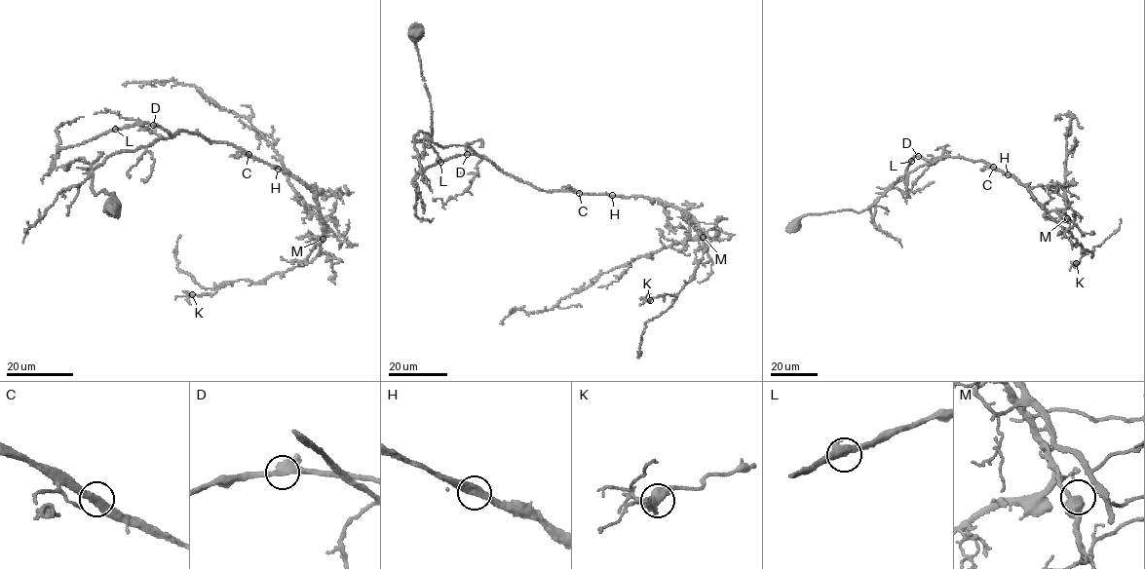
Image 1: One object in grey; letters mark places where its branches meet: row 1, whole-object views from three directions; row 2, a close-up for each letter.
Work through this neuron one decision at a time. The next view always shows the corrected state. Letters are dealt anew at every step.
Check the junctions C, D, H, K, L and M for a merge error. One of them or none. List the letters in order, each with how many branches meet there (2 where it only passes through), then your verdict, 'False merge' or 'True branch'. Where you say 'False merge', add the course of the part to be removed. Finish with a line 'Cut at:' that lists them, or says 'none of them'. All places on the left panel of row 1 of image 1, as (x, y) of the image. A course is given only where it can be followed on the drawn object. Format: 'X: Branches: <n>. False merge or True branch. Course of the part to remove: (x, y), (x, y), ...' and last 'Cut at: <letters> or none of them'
C: Branches: 2. True branch
D: Branches: 2. True branch
H: Branches: 2. True branch
K: Branches: 2. True branch
L: Branches: 2. True branch
M: Branches: 2. True branch
Cut at: none of them

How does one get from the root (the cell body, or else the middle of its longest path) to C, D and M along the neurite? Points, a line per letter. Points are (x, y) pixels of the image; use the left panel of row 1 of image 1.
C: (112, 207), (113, 194), (92, 191), (92, 174), (115, 153), (183, 131), (230, 143), (248, 154)
D: (112, 207), (113, 194), (92, 191), (93, 171), (112, 155), (134, 151), (170, 135), (153, 125)
M: (112, 207), (113, 194), (92, 191), (95, 169), (188, 132), (308, 185), (323, 239)

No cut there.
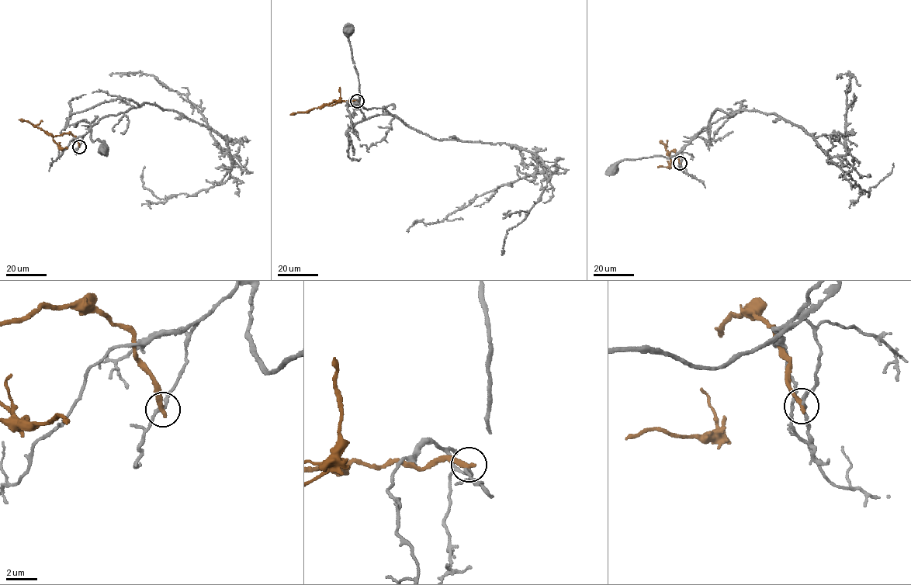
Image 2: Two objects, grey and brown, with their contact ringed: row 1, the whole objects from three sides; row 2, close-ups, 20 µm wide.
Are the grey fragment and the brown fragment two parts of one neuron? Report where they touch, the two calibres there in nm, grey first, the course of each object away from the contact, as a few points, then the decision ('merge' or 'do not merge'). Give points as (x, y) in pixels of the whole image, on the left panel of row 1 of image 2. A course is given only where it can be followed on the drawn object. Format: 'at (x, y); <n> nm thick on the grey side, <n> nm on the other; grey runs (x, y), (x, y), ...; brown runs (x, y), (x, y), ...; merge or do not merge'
at (79, 147); 180 nm thick on the grey side, 320 nm on the other; grey runs (79, 147), (84, 135), (91, 130), (92, 141), (104, 140), (103, 149); brown runs (79, 147), (71, 134), (52, 136), (28, 122), (18, 119); do not merge

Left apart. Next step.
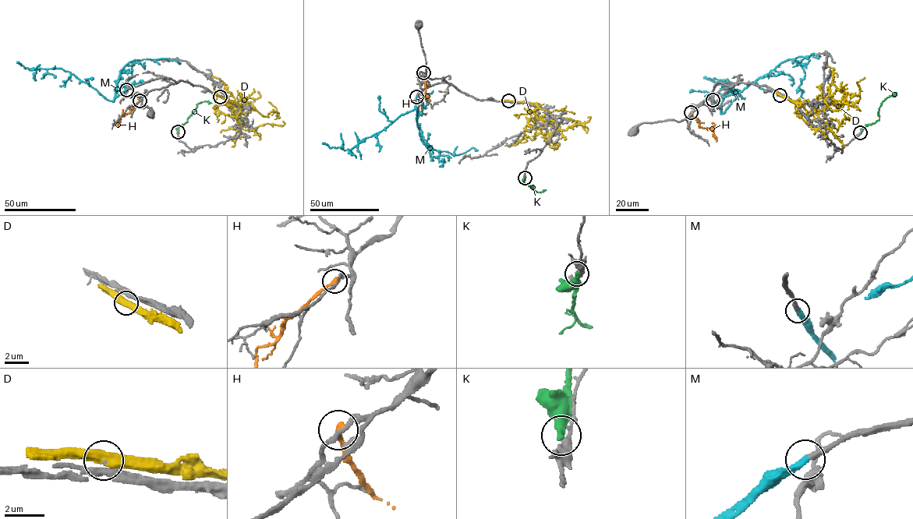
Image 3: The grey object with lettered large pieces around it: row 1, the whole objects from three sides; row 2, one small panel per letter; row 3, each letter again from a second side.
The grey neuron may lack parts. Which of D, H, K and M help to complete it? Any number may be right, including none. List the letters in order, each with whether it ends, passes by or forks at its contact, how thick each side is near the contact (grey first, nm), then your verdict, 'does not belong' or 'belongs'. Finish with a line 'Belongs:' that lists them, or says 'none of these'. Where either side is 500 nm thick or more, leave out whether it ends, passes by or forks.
D: 150/500 nm | does not belong
H: it ends | 200/300 nm | does not belong
K: it ends | 320/400 nm | does not belong
M: it ends | 300/360 nm | belongs
Belongs: M

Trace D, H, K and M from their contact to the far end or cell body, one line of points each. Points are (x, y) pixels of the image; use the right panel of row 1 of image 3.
D: (780, 95), (817, 114), (824, 121), (836, 120), (840, 125), (844, 118), (847, 117), (846, 119), (844, 114)
H: (691, 112), (699, 122), (699, 127), (711, 128), (716, 139), (716, 137)
K: (860, 132), (864, 127), (879, 119), (878, 113), (882, 101), (896, 95)
M: (713, 100), (722, 114), (740, 92), (781, 62), (814, 54), (813, 56), (819, 58)

